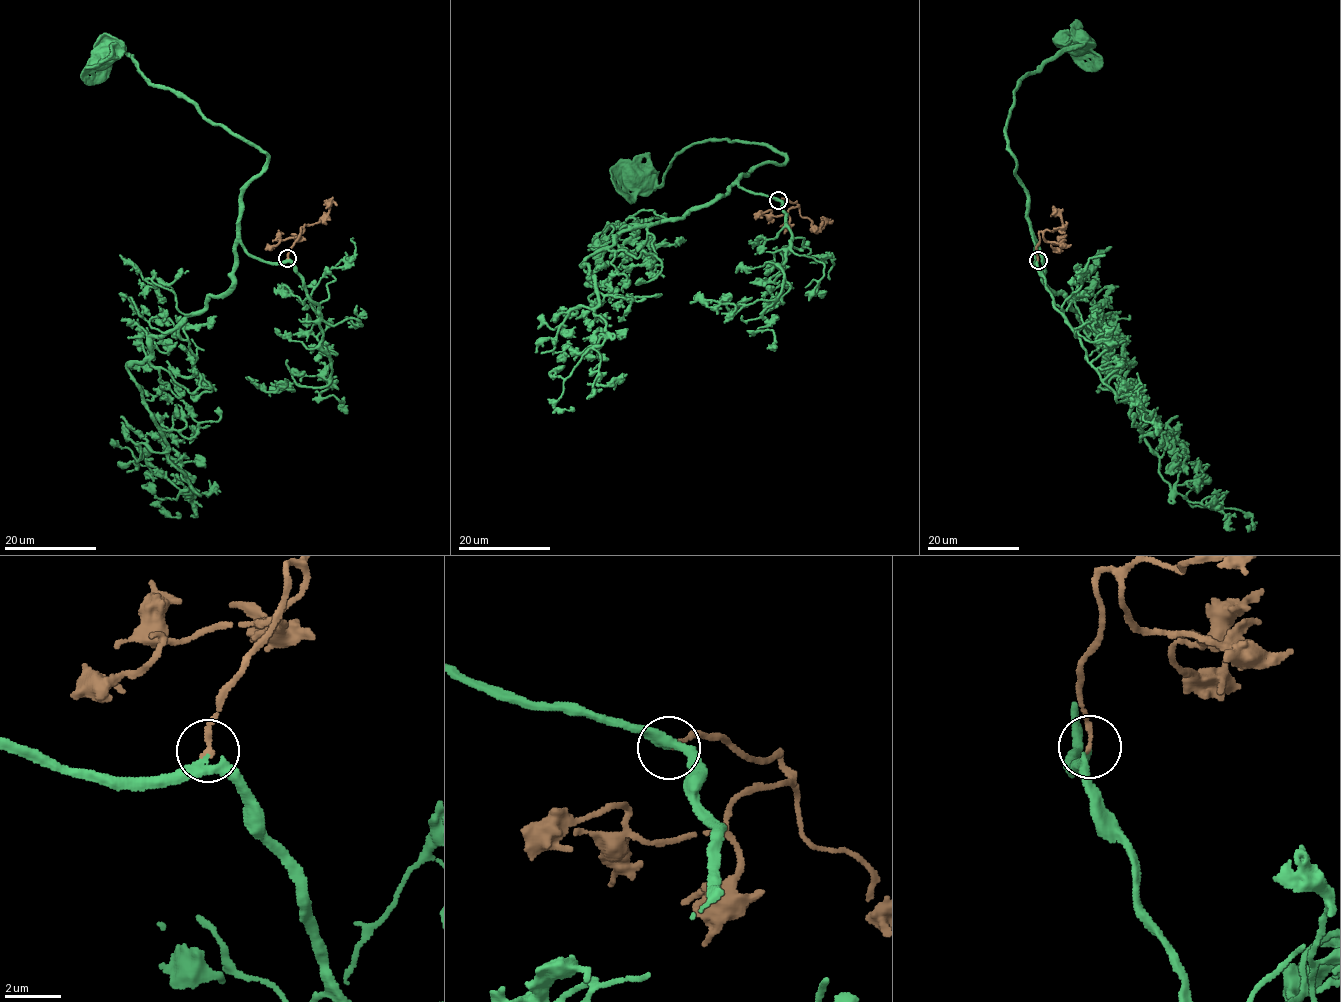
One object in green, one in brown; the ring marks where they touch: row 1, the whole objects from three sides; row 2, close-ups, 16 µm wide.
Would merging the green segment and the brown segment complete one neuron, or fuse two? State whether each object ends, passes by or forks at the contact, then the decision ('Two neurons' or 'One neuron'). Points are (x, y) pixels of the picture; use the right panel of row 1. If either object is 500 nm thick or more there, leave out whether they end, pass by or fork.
At the ring green passes by. At the ring brown ends. One neuron

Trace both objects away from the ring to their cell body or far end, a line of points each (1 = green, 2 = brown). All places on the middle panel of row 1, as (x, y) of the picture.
1: (778, 200), (738, 181), (769, 162), (782, 164), (783, 155), (726, 139), (685, 146), (659, 185), (632, 179)
2: (778, 200), (785, 198), (797, 203), (800, 214), (819, 229), (830, 219)

